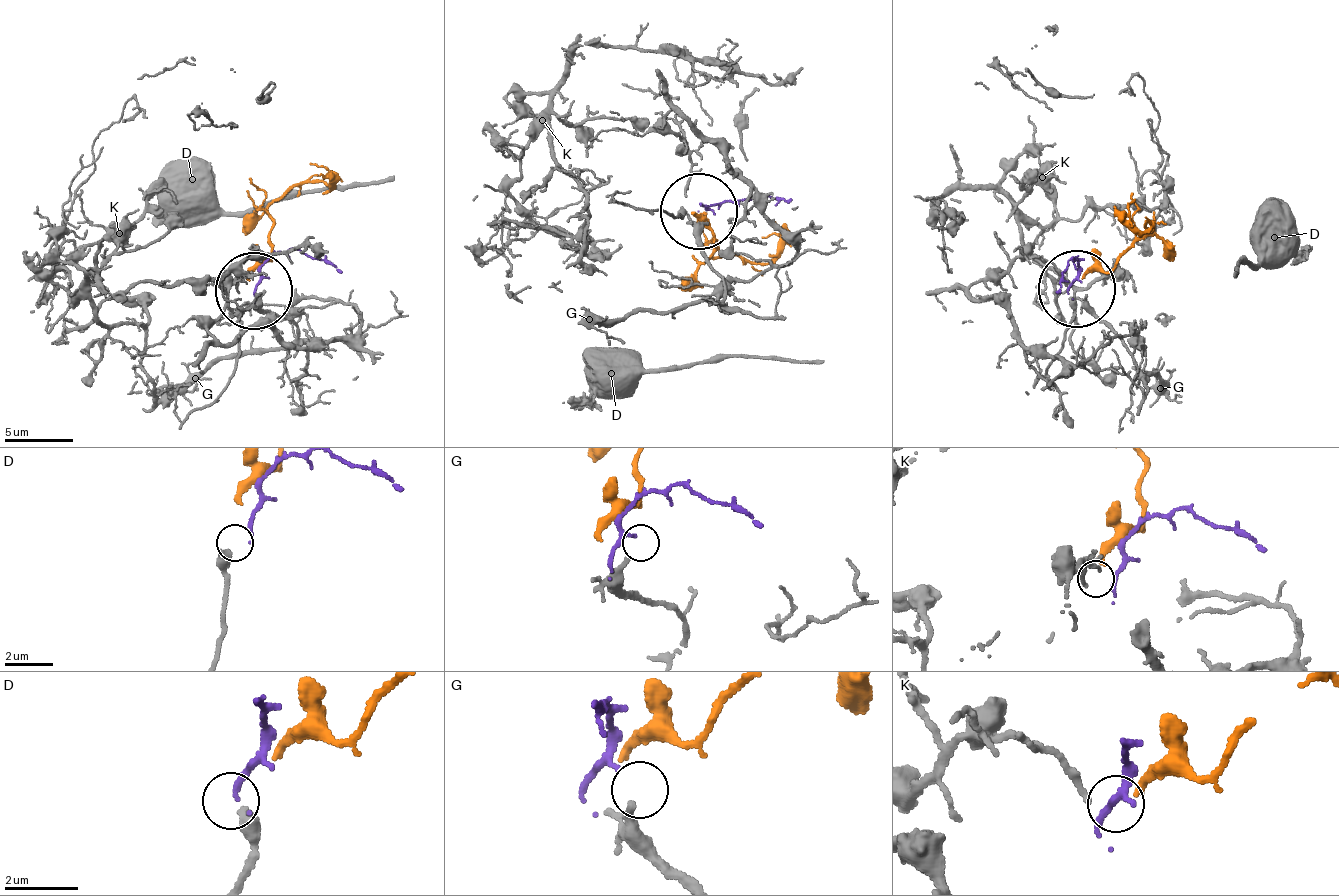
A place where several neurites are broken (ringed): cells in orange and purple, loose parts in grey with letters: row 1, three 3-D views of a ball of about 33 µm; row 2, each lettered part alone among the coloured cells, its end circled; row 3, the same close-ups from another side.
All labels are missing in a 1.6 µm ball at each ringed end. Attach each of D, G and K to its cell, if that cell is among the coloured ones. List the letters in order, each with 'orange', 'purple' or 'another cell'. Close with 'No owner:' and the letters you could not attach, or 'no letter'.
D: purple
G: another cell
K: orange
No owner: G

